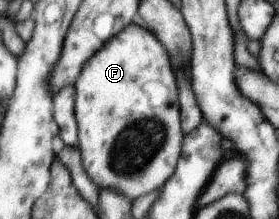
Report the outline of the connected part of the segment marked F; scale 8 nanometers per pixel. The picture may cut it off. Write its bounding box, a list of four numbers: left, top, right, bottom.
[73,27,180,199]

